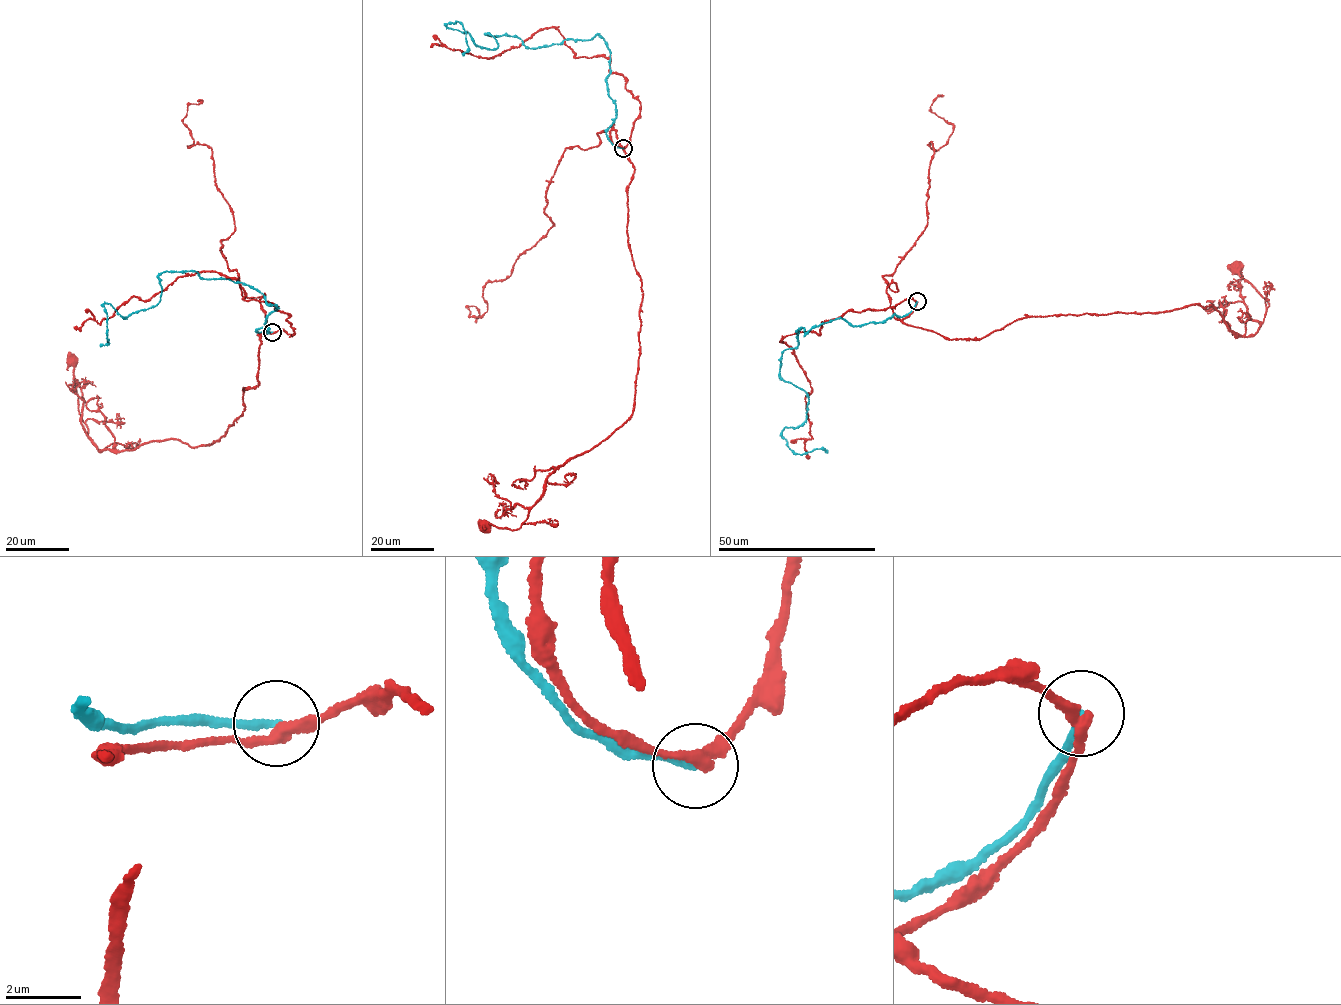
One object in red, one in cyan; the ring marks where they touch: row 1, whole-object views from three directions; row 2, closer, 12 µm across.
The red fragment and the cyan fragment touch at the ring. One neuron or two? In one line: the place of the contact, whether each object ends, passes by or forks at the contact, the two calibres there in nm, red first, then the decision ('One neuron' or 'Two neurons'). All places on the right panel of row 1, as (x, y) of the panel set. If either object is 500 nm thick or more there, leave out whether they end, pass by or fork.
Place: (917, 301). At the ring red passes by. At the ring cyan ends. Thickness 280 nm (red) against 190 nm. Two neurons

